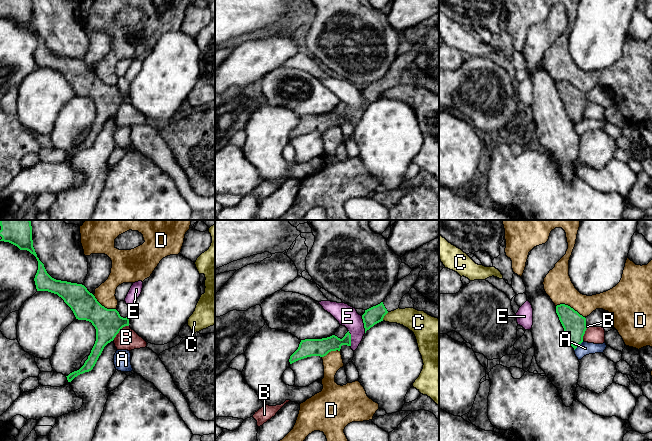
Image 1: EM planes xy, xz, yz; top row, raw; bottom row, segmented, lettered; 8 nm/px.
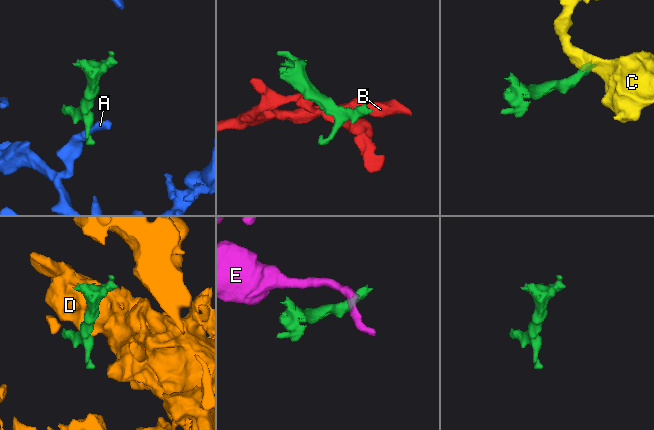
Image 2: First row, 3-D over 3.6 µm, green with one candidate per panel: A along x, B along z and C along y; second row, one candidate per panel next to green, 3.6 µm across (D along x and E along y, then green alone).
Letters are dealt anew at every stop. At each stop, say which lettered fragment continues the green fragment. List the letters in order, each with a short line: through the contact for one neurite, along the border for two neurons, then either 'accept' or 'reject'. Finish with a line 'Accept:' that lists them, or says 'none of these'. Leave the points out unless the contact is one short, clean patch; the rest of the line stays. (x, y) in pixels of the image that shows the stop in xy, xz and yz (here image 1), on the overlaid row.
A: yz (583, 341), (574, 350) | reject
B: xy (128, 325), (125, 325), (112, 340) | reject
C: xz (388, 312), (382, 320) | reject
D: yz (556, 305), (567, 304), (584, 317) | reject
E: xz (361, 316), (365, 332) | reject
Accept: none of these

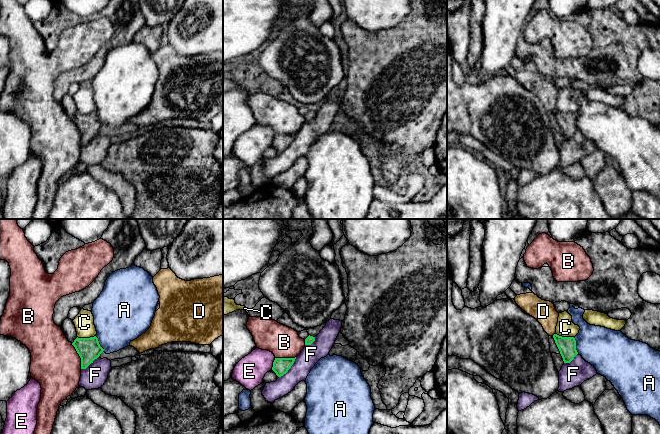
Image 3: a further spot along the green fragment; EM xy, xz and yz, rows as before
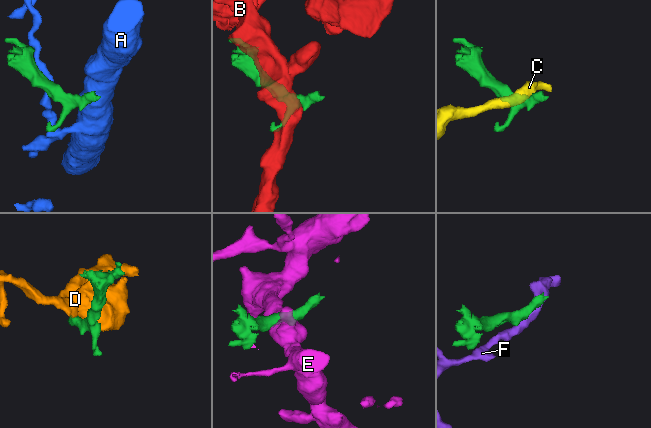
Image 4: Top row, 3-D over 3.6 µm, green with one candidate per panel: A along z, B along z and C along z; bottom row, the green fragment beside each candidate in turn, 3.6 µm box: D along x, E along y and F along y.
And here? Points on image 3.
A: reject
B: reject
C: xy (95, 335), (77, 337) | reject
D: reject
E: reject
F: xz (296, 357), (291, 367), (279, 377) | reject
Accept: none of these

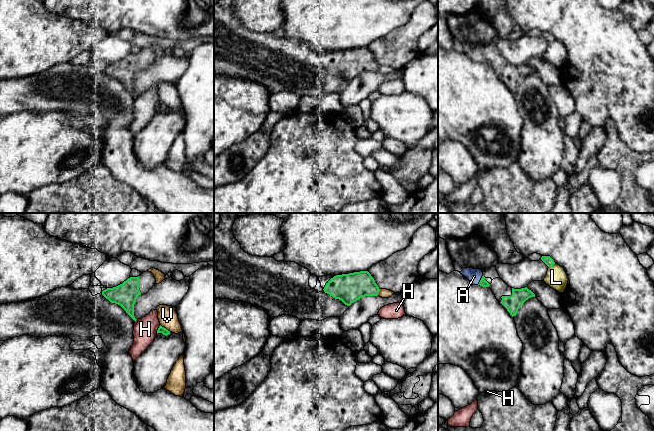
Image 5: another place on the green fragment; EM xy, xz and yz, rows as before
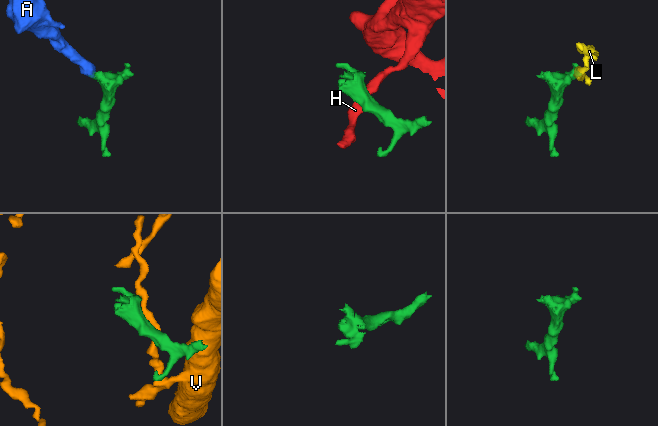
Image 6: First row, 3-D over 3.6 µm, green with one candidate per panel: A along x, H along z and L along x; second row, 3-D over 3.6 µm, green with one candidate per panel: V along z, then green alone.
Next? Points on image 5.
A: yz (483, 282), (480, 280), (474, 276) | accept
H: xy (160, 325), (156, 332) | reject
L: reject
V: reject
Accept: A

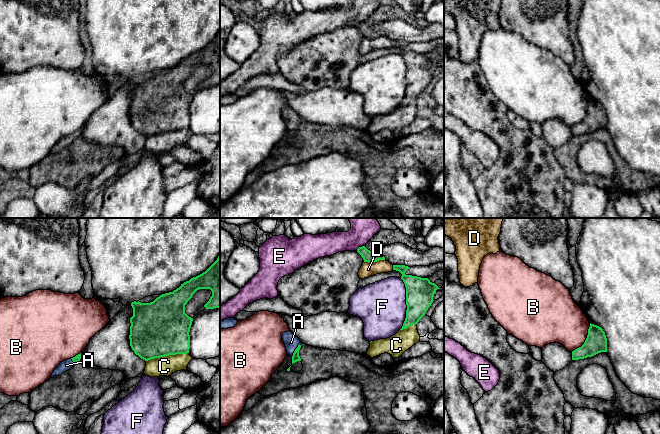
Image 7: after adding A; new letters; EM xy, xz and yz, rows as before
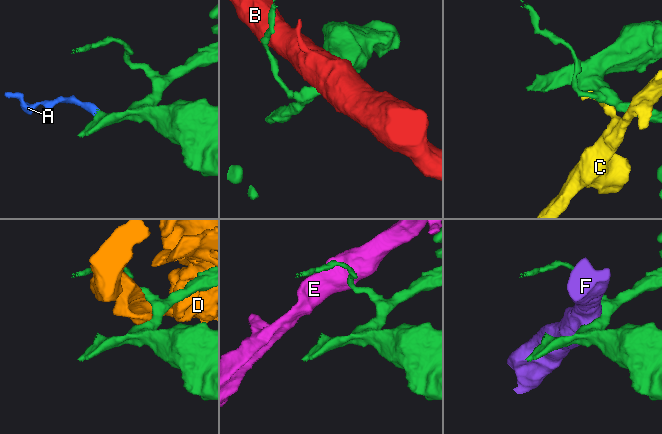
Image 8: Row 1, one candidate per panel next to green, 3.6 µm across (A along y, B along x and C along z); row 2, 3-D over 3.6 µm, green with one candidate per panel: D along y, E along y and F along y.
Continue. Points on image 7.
A: xz (295, 357), (295, 350), (291, 342) | accept
B: reject
C: reject
D: reject
E: xz (364, 245), (356, 250) | reject
F: reject
Accept: A

